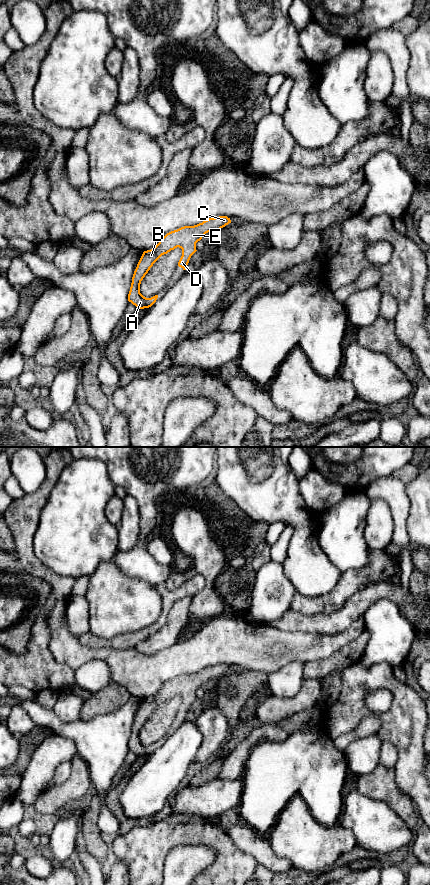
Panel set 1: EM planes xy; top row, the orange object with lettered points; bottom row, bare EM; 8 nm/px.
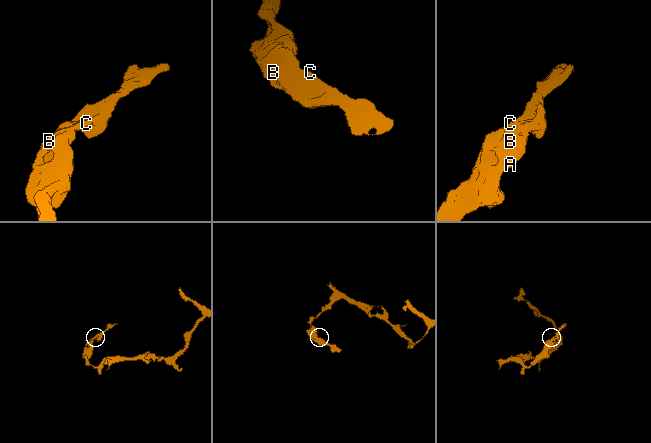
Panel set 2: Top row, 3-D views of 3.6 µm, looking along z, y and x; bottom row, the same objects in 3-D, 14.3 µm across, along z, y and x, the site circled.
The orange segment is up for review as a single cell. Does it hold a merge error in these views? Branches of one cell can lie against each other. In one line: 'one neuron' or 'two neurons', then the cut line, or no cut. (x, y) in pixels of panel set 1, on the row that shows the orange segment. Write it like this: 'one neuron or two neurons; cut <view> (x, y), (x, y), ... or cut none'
one neuron; cut none

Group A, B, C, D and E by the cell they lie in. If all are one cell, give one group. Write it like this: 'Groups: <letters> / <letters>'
Groups: A B C D E

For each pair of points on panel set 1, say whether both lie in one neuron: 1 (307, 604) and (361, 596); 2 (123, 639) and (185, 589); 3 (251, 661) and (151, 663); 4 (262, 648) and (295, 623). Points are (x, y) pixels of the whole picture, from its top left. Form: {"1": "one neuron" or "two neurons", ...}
{"1": "two neurons", "2": "one neuron", "3": "one neuron", "4": "two neurons"}

